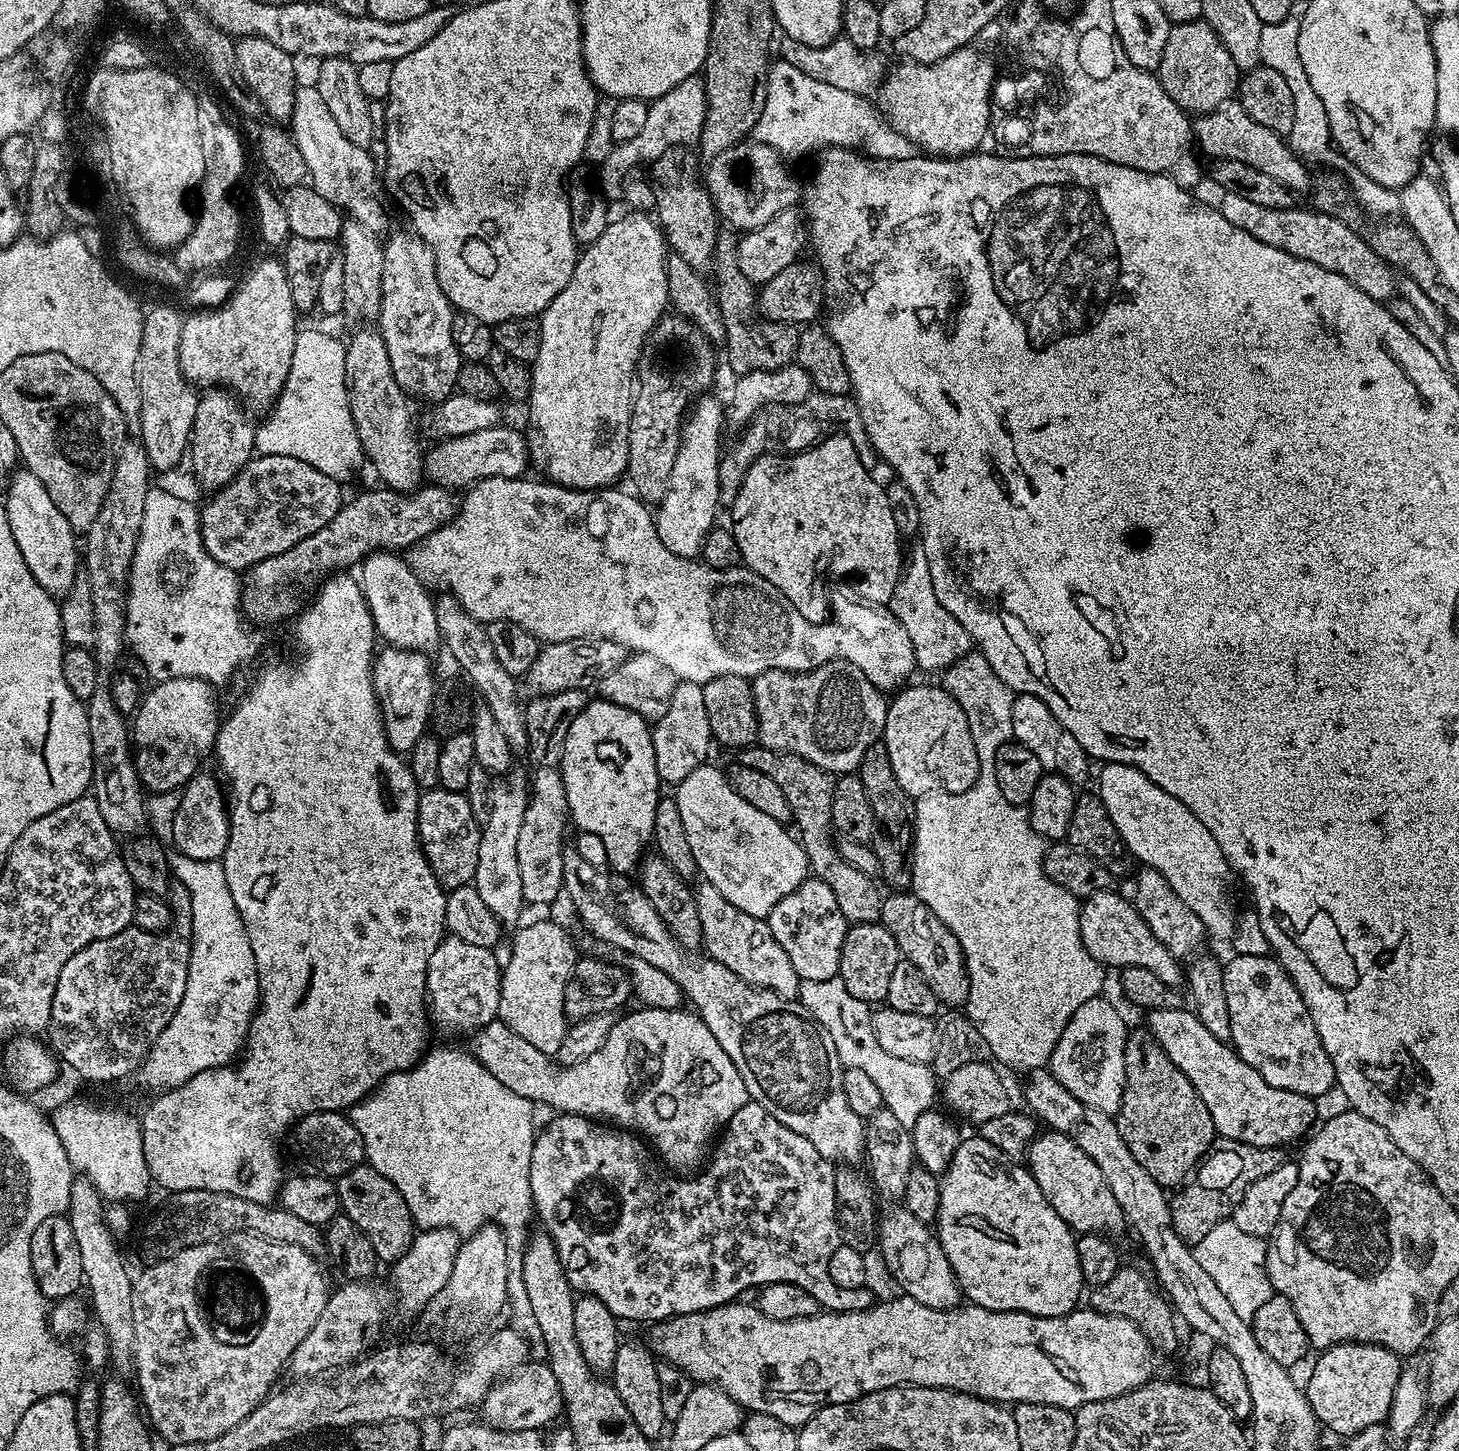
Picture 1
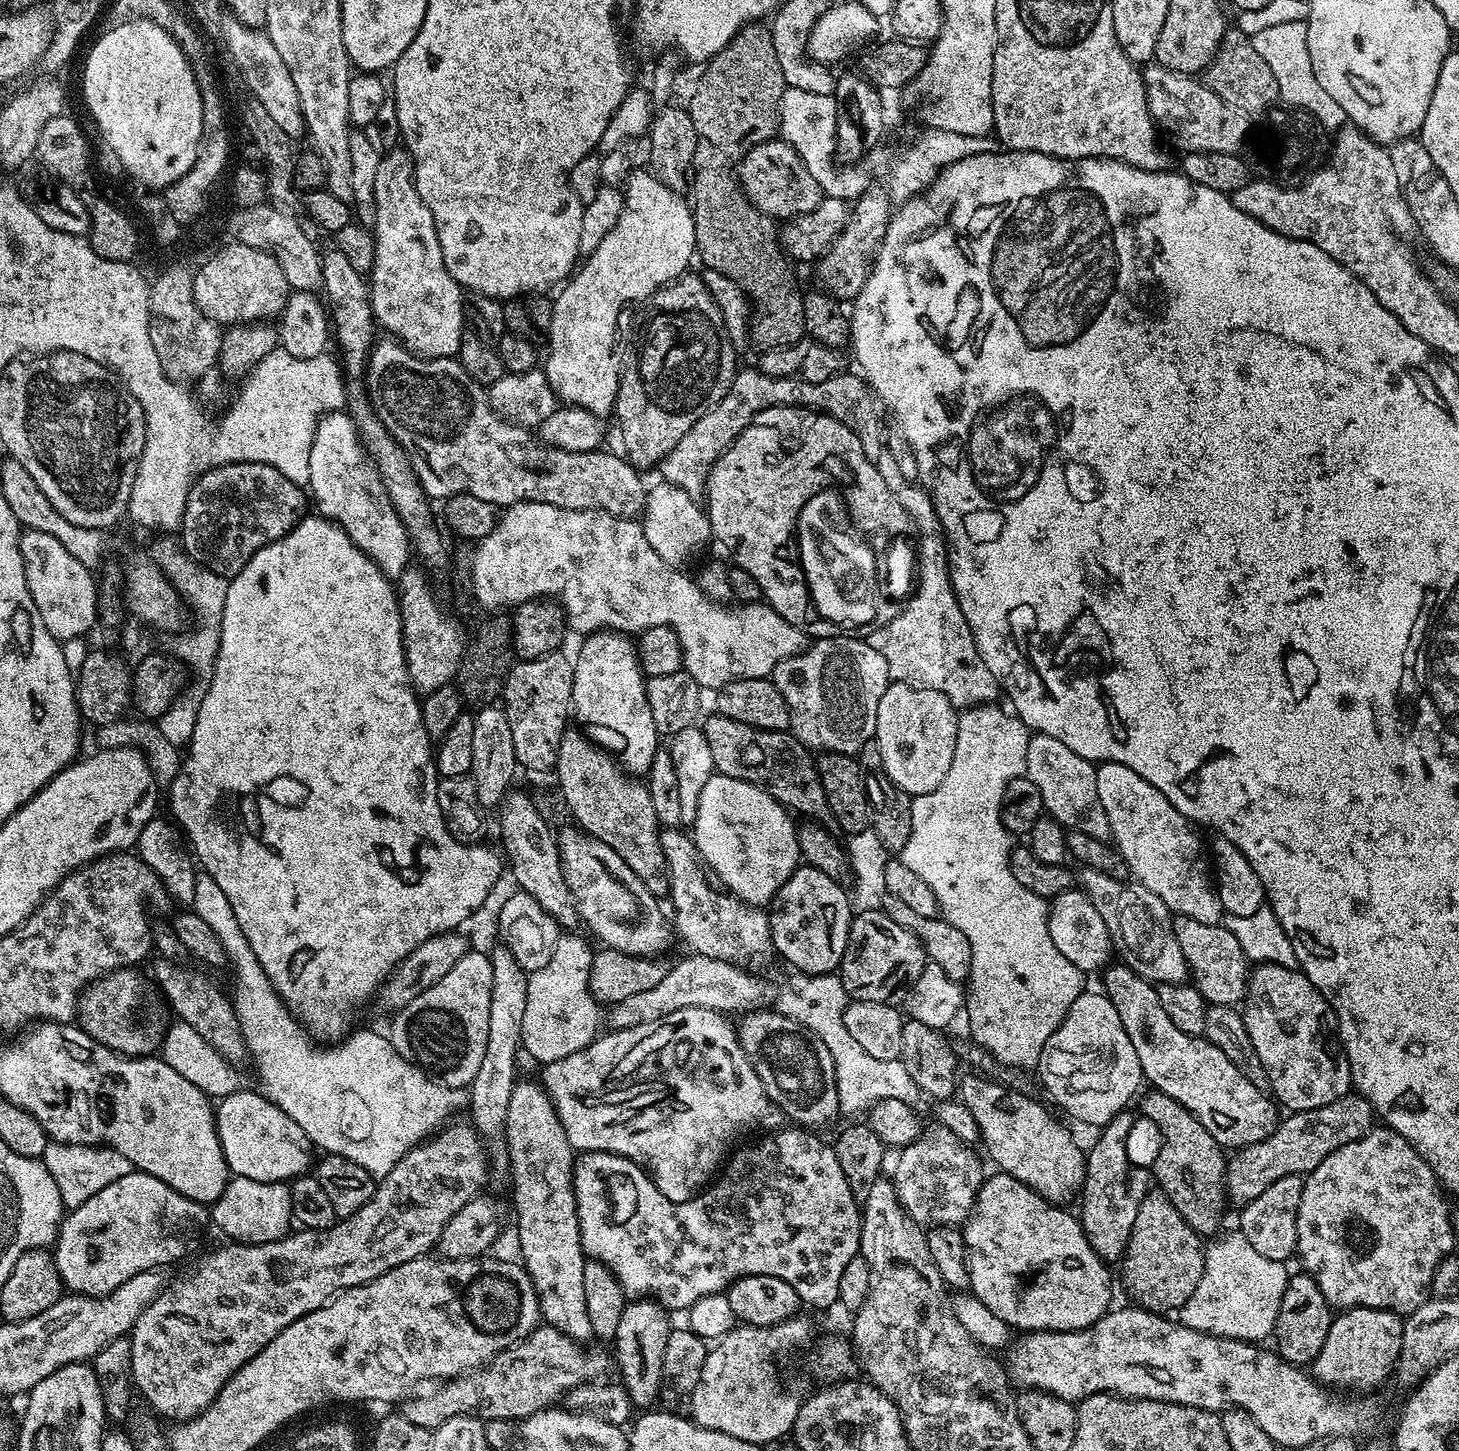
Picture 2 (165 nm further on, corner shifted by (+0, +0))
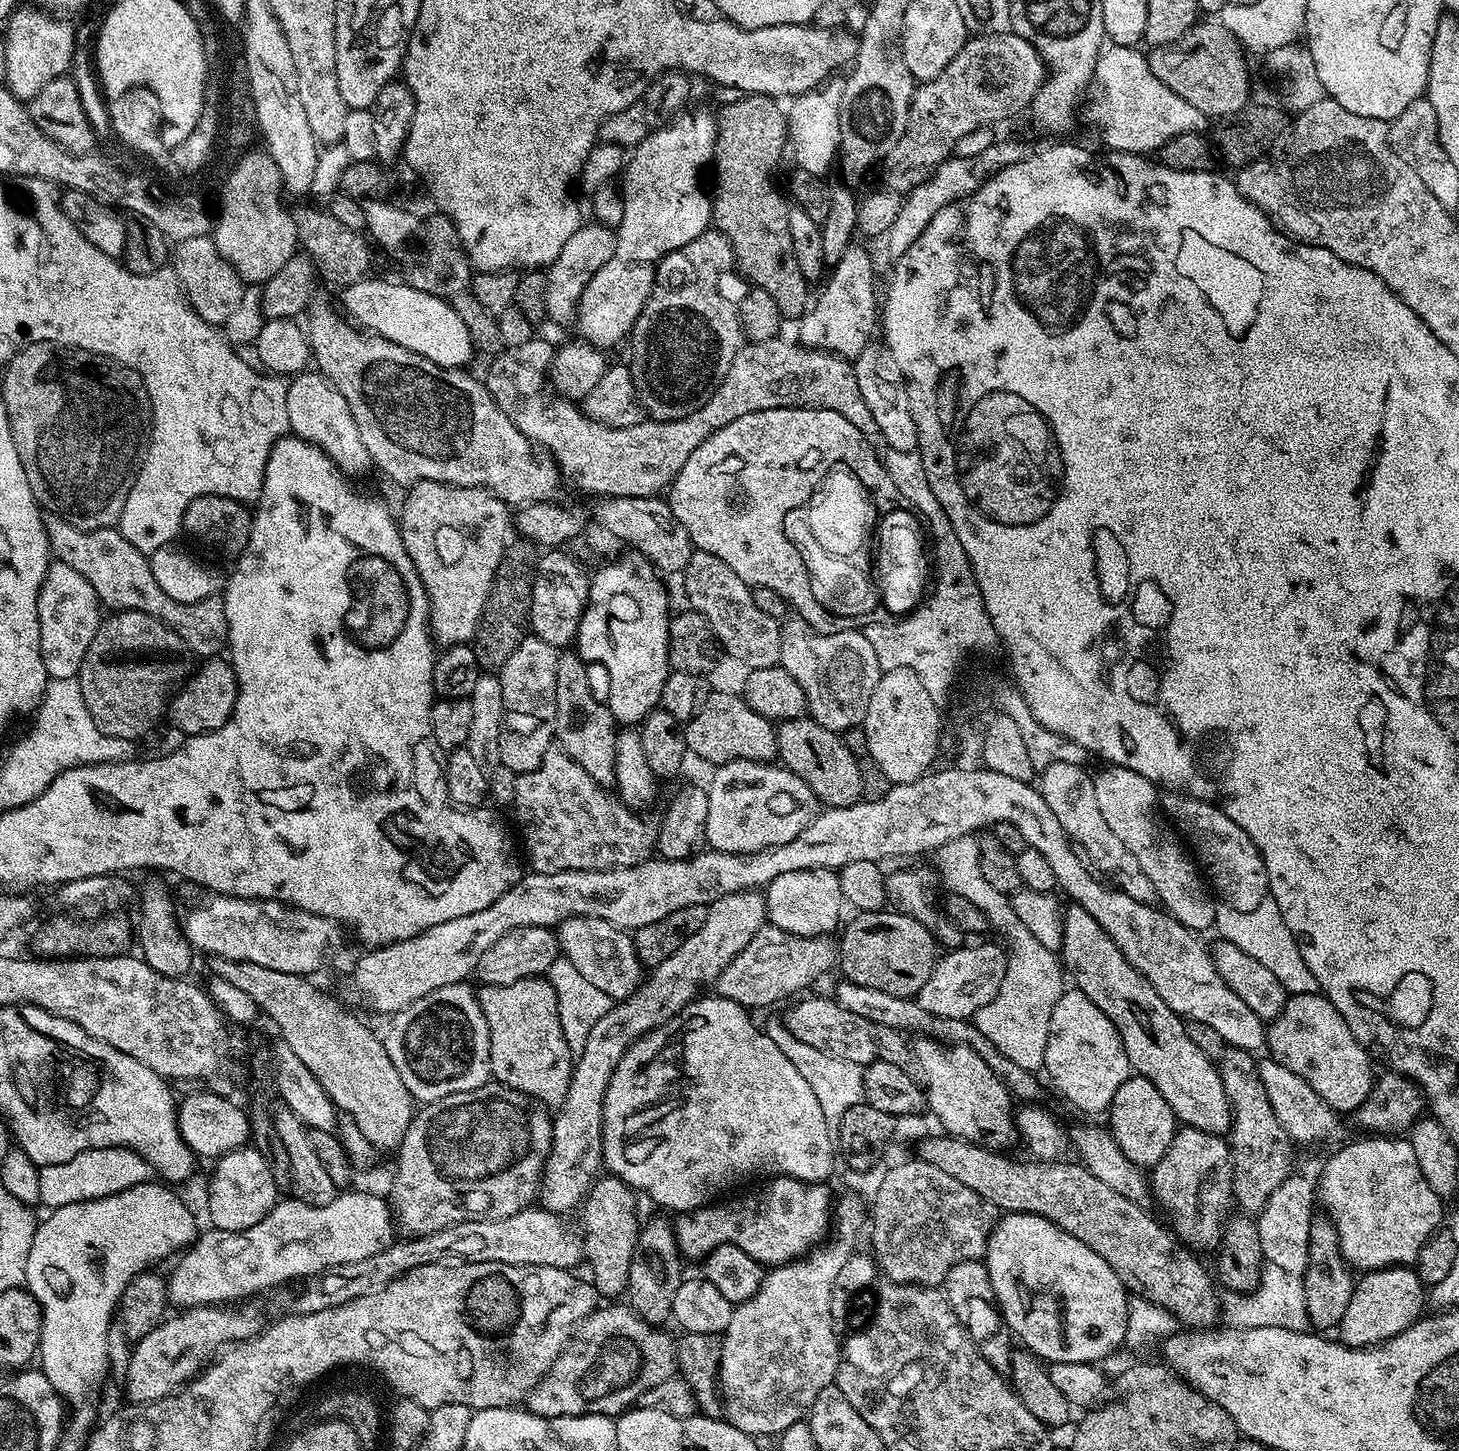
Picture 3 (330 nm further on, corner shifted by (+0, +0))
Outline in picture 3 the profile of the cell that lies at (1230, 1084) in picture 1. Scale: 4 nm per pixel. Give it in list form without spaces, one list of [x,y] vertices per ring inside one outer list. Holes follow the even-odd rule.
[[[1069,903],[1064,908],[1062,946],[1058,953],[1062,967],[1074,983],[1075,991],[1086,994],[1118,1030],[1122,1046],[1132,1064],[1132,1072],[1150,1078],[1158,1086],[1162,1098],[1170,1102],[1177,1121],[1203,1132],[1224,1134],[1232,1126],[1232,1106],[1223,1089],[1220,1071],[1214,1061],[1194,1042],[1190,1042],[1185,1021],[1176,1015],[1146,982],[1146,978],[1114,946],[1114,938],[1082,910],[1082,906]]]

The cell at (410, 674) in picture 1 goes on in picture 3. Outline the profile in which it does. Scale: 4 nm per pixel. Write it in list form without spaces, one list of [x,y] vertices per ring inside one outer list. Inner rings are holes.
[[[423,480],[411,485],[405,492],[408,493],[404,496],[400,512],[398,508],[398,523],[406,552],[410,554],[428,595],[428,626],[432,639],[441,649],[467,644],[476,635],[498,562],[502,562],[504,545],[510,540],[509,505],[497,498],[489,488],[454,486],[446,482]]]

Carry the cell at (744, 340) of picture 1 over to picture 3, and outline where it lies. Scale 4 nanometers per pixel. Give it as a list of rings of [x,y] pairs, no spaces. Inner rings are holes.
[[[744,94],[740,100],[732,100],[721,112],[716,121],[716,189],[711,189],[712,224],[715,231],[723,234],[732,244],[736,267],[739,275],[755,287],[766,290],[774,302],[778,302],[781,317],[799,318],[804,315],[810,304],[808,288],[810,281],[798,270],[798,258],[794,258],[794,242],[790,238],[788,221],[789,201],[785,193],[772,185],[772,171],[784,156],[784,148],[789,147],[788,118],[779,99],[771,96]]]

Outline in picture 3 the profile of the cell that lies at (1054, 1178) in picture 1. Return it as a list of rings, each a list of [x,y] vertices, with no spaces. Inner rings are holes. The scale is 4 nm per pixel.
[[[920,1038],[912,1044],[912,1054],[915,1063],[920,1063],[919,1075],[922,1077],[923,1087],[926,1089],[926,1108],[936,1115],[938,1123],[944,1126],[943,1131],[949,1136],[993,1150],[1003,1149],[1003,1144],[1008,1143],[1012,1136],[1017,1135],[1018,1129],[1014,1119],[1014,1097],[1008,1087],[998,1079],[994,1070],[986,1066],[986,1062],[972,1049],[969,1044],[946,1044],[942,1040]]]

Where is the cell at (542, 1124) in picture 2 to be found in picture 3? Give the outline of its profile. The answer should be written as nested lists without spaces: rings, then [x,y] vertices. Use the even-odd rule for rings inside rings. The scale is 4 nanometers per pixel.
[[[543,975],[527,976],[506,986],[485,984],[476,992],[490,1030],[491,1079],[505,1084],[549,1109],[559,1108],[570,1086],[574,1053],[566,1046],[554,986]]]

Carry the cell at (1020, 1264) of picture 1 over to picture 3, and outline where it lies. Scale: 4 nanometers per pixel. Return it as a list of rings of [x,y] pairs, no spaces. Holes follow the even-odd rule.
[[[1010,1212],[999,1217],[989,1234],[988,1248],[982,1257],[994,1286],[995,1303],[1004,1318],[1007,1331],[1020,1339],[1029,1352],[1048,1364],[1074,1362],[1096,1364],[1116,1347],[1124,1344],[1128,1325],[1128,1297],[1123,1282],[1109,1263],[1086,1243],[1074,1238],[1038,1214]]]

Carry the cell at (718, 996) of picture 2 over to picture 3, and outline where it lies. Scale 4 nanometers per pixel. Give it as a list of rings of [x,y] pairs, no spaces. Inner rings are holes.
[[[765,923],[758,934],[754,934],[754,938],[750,938],[750,942],[746,942],[738,955],[716,975],[714,992],[716,996],[738,1002],[744,1008],[757,1010],[810,987],[819,976],[826,975],[837,964],[838,944],[835,939],[790,934]]]

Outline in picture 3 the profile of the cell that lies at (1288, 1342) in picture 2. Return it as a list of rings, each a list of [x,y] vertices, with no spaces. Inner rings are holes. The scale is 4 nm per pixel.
[[[1313,1215],[1310,1226],[1310,1254],[1302,1279],[1309,1325],[1316,1330],[1324,1330],[1320,1328],[1339,1329],[1342,1314],[1346,1314],[1346,1306],[1350,1306],[1354,1272],[1344,1260],[1338,1242],[1338,1232],[1334,1230],[1332,1221],[1328,1219],[1327,1215]]]

